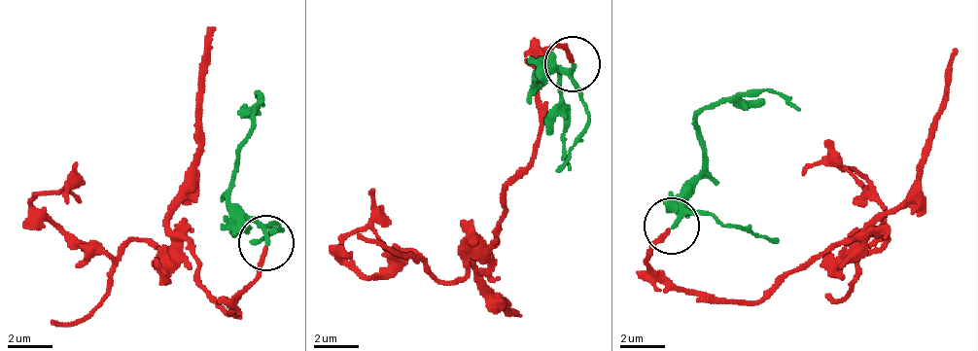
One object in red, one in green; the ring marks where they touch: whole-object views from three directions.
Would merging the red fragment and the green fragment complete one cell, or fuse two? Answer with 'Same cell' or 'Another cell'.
Same cell

